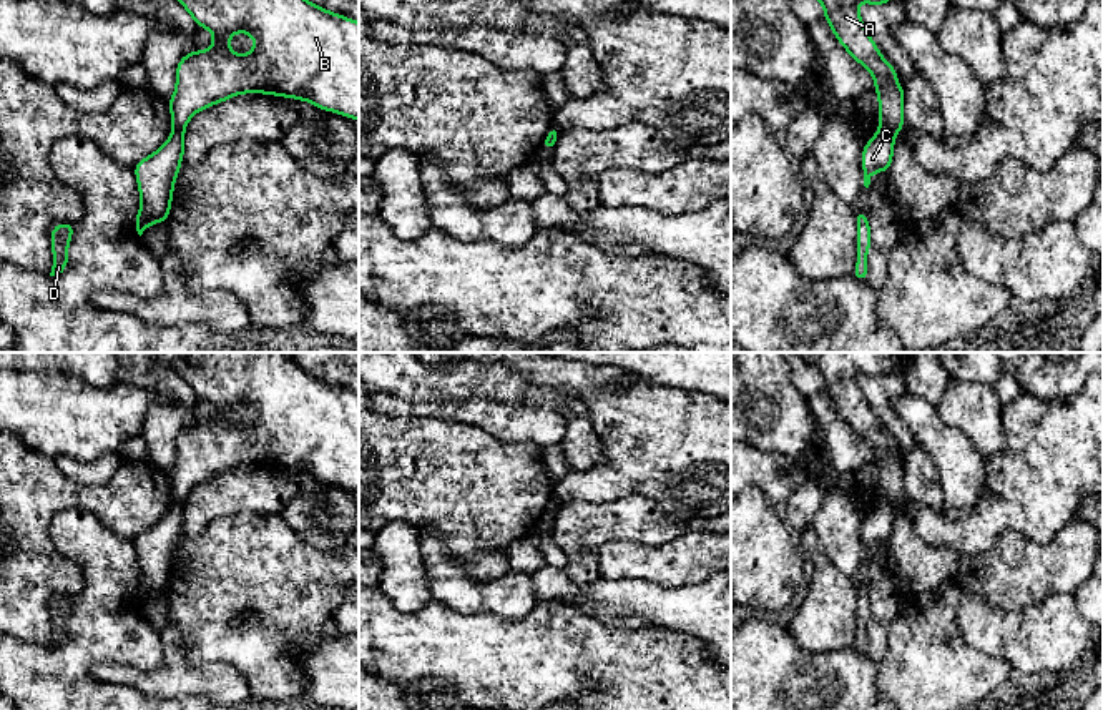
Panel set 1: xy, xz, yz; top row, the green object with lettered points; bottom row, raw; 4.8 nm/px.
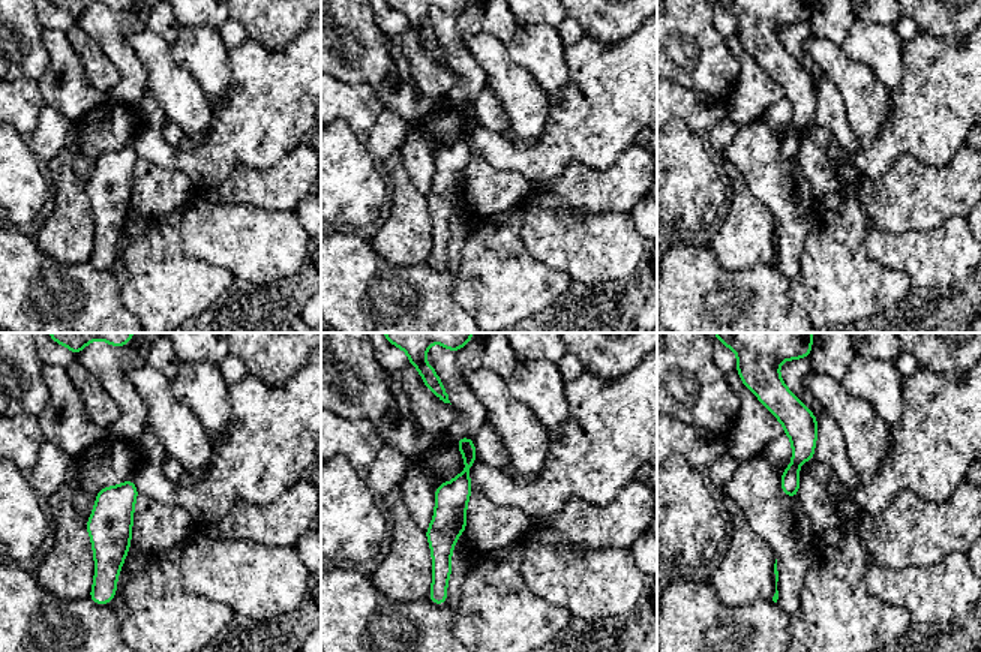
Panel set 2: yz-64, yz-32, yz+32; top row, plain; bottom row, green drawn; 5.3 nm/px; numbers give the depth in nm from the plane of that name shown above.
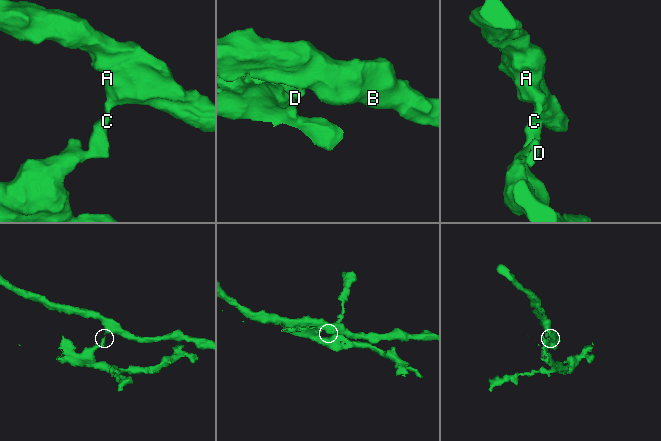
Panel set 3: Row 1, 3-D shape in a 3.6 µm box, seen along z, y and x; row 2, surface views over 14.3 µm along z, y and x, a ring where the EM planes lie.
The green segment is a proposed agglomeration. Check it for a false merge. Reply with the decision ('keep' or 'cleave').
cleave

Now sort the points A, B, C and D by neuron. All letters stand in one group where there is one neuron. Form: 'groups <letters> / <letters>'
groups A B / C D

